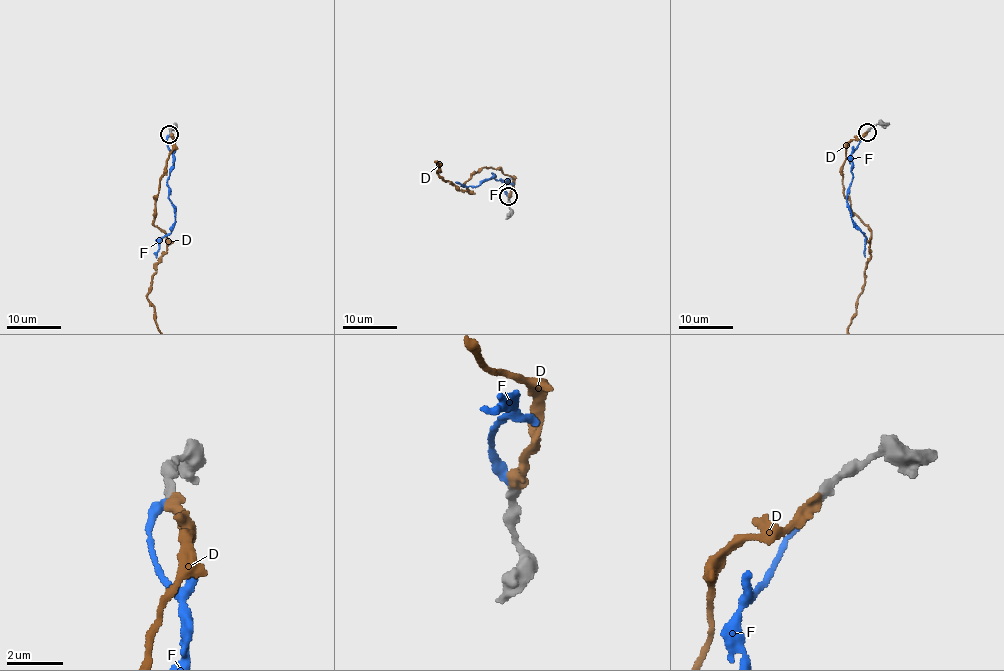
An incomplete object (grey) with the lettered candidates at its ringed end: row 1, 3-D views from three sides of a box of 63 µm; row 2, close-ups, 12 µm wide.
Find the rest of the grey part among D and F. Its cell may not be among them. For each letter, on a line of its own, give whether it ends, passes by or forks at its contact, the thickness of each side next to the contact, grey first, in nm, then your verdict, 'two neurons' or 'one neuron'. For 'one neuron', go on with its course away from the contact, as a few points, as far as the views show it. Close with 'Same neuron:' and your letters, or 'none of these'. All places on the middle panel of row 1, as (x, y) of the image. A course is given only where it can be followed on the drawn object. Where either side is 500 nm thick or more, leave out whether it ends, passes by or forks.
D: it ends | 320/400 nm | two neurons
F: it ends | 280/320 nm | one neuron | via (508, 196), (504, 187), (509, 182), (493, 178), (491, 173), (493, 176), (477, 186), (456, 183)
Same neuron: F

